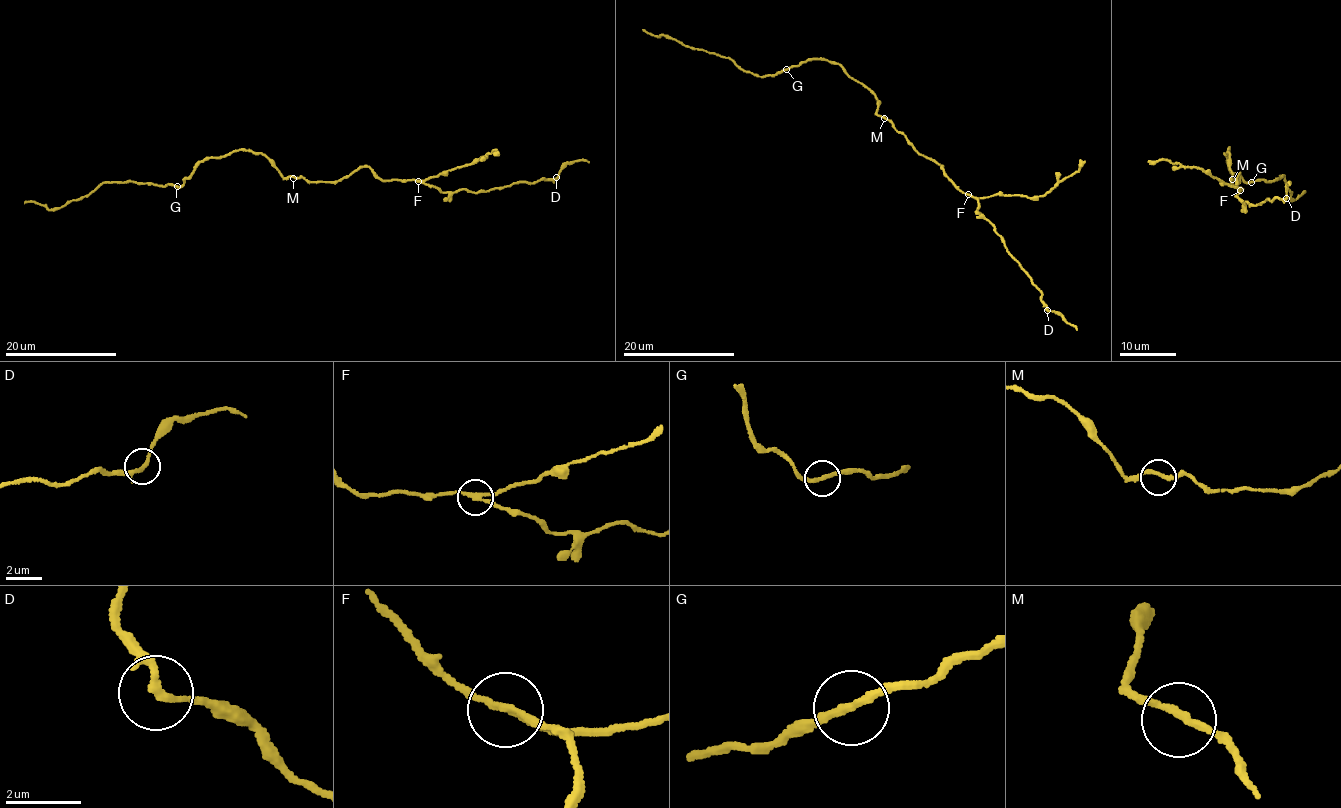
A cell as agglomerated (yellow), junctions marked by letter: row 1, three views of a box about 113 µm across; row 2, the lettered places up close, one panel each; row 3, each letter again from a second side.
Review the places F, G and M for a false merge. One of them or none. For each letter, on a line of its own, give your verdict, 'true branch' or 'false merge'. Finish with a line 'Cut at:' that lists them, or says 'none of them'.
F: false merge
G: true branch
M: true branch
Cut at: F

